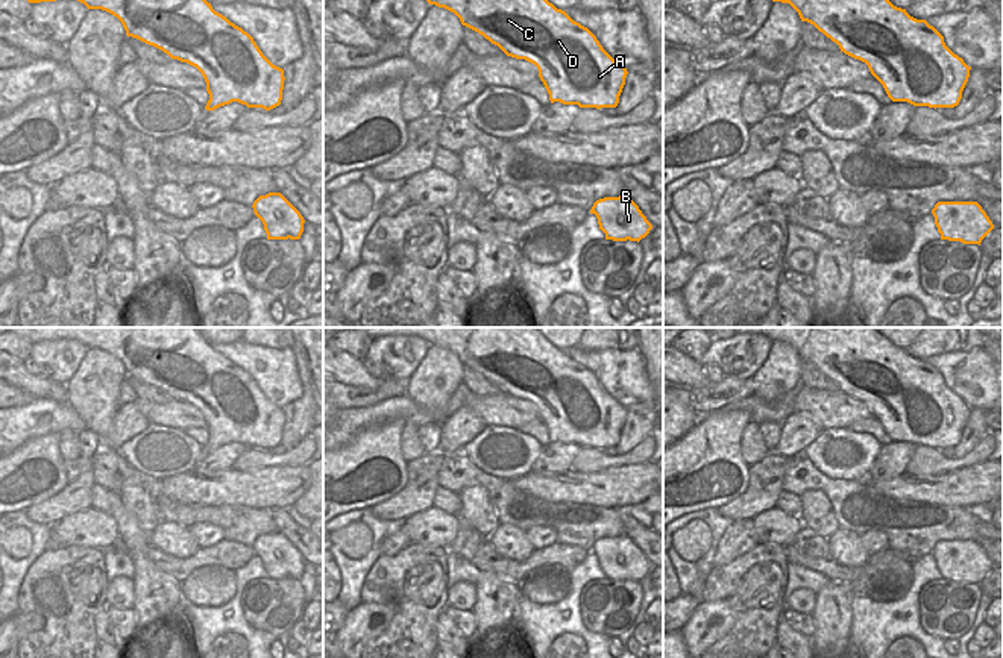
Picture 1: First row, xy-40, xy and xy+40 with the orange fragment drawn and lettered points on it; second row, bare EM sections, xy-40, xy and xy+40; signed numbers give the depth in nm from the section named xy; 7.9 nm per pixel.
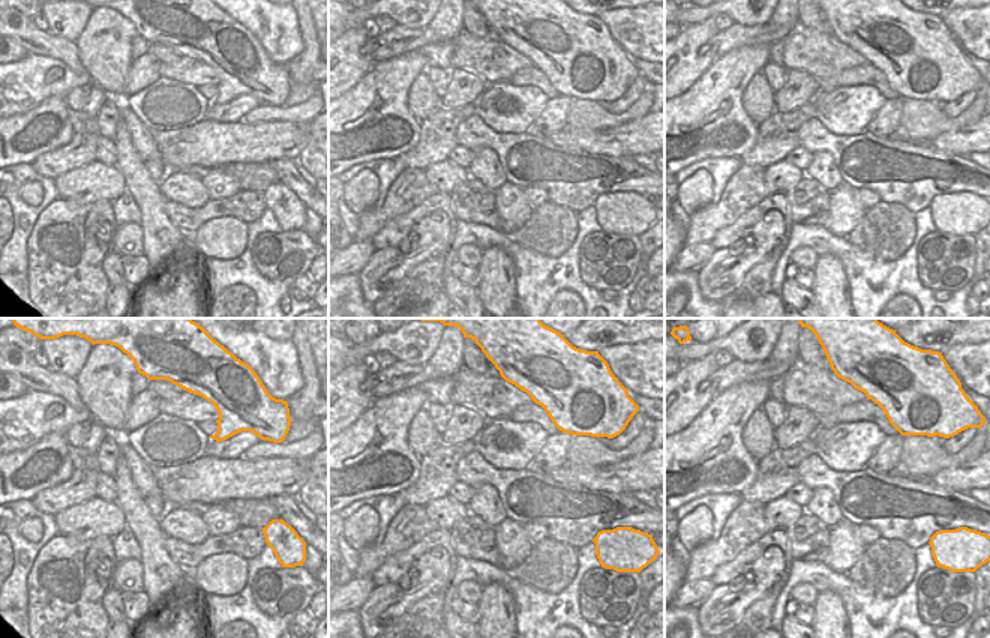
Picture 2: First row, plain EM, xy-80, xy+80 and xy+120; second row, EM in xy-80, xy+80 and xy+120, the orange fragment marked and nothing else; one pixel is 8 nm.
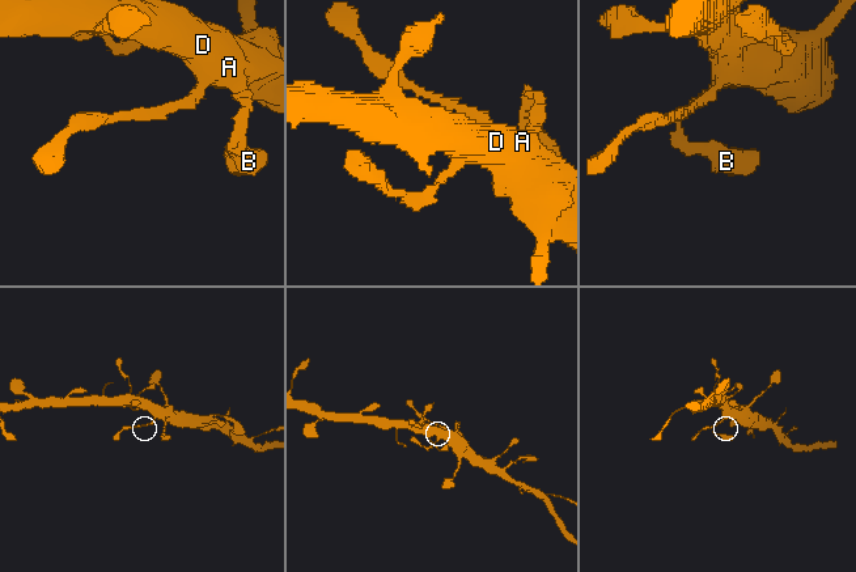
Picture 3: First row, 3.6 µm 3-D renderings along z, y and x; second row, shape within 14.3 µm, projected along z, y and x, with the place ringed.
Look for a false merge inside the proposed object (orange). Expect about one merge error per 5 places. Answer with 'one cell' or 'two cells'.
one cell

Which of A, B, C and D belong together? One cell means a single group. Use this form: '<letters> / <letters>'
A B C D

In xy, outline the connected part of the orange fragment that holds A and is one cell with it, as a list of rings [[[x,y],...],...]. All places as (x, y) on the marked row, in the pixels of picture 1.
[[[426,0],[454,12],[463,26],[478,32],[507,56],[525,59],[539,70],[551,103],[580,108],[616,108],[628,74],[596,36],[548,0]]]

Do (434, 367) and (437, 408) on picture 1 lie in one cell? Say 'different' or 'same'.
same

